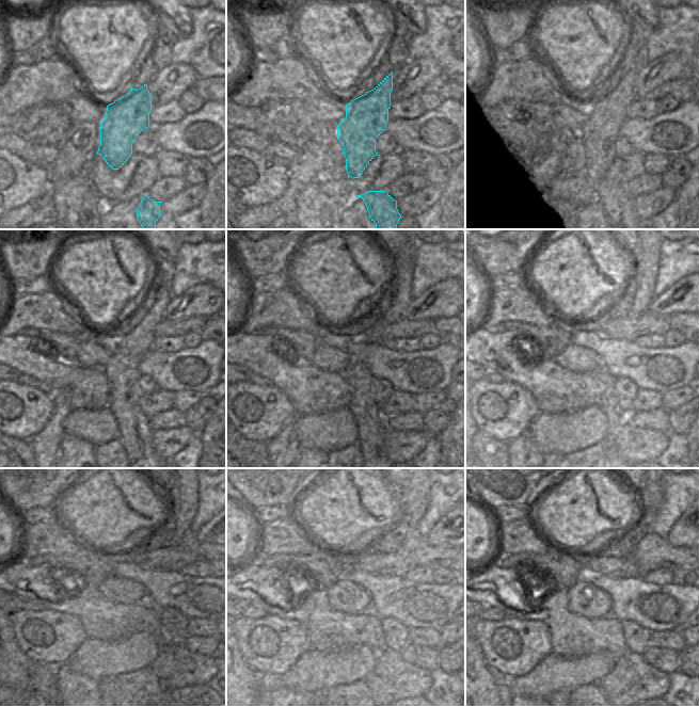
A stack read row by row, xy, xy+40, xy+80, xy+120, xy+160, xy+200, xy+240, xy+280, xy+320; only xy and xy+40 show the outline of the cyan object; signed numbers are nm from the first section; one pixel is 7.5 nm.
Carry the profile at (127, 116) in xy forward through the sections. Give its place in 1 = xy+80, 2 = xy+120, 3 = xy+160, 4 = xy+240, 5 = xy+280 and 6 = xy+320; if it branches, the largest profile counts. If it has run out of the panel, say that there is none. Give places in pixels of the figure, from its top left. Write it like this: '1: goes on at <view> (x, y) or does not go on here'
1: goes on at xy+80 (607, 112)
2: goes on at xy+120 (122, 370)
3: goes on at xy+160 (371, 424)
4: goes on at xy+240 (179, 498)
5: goes on at xy+280 (413, 498)
6: goes on at xy+320 (650, 497)

